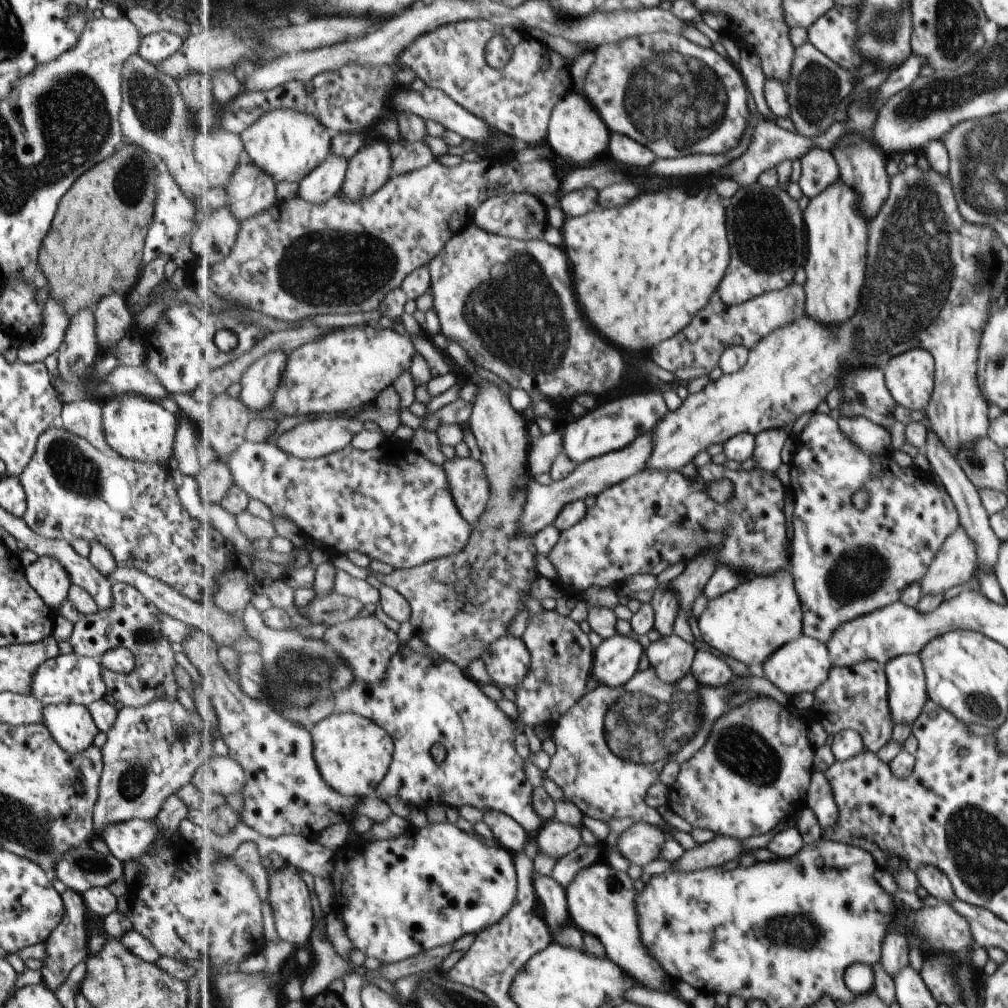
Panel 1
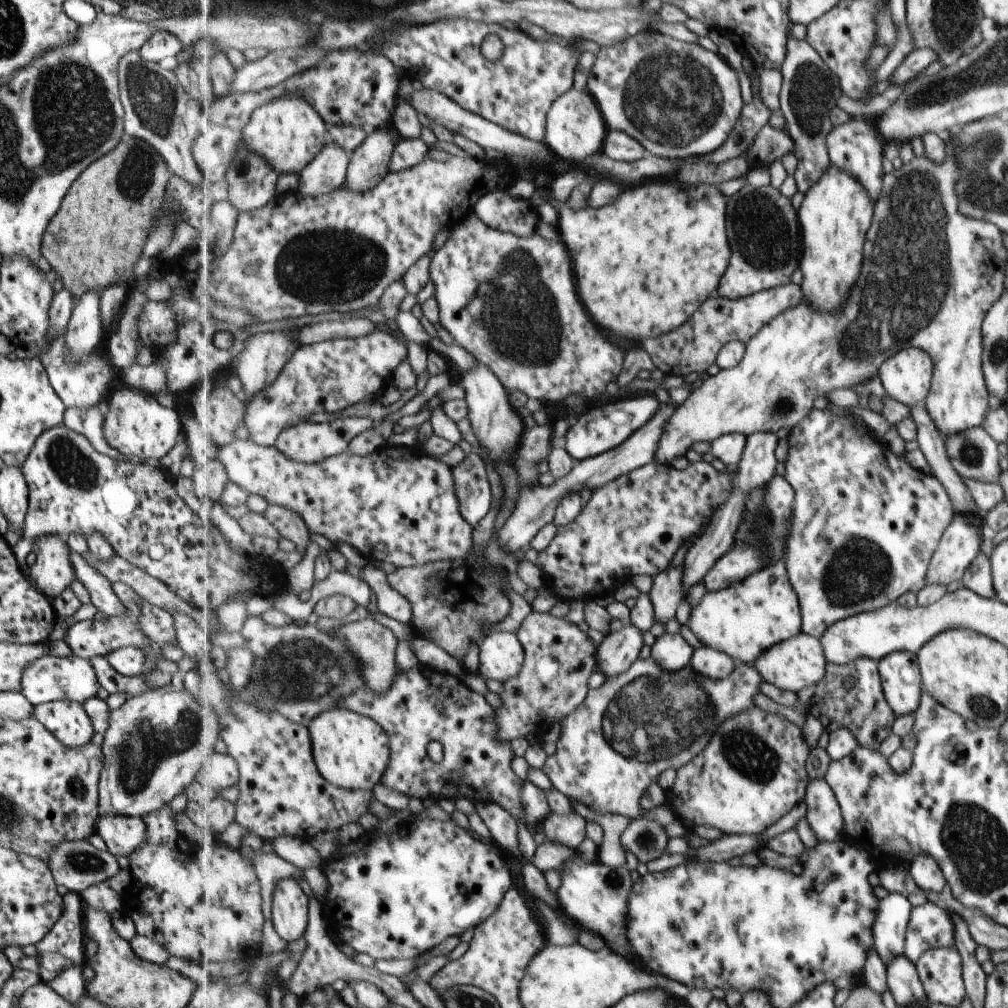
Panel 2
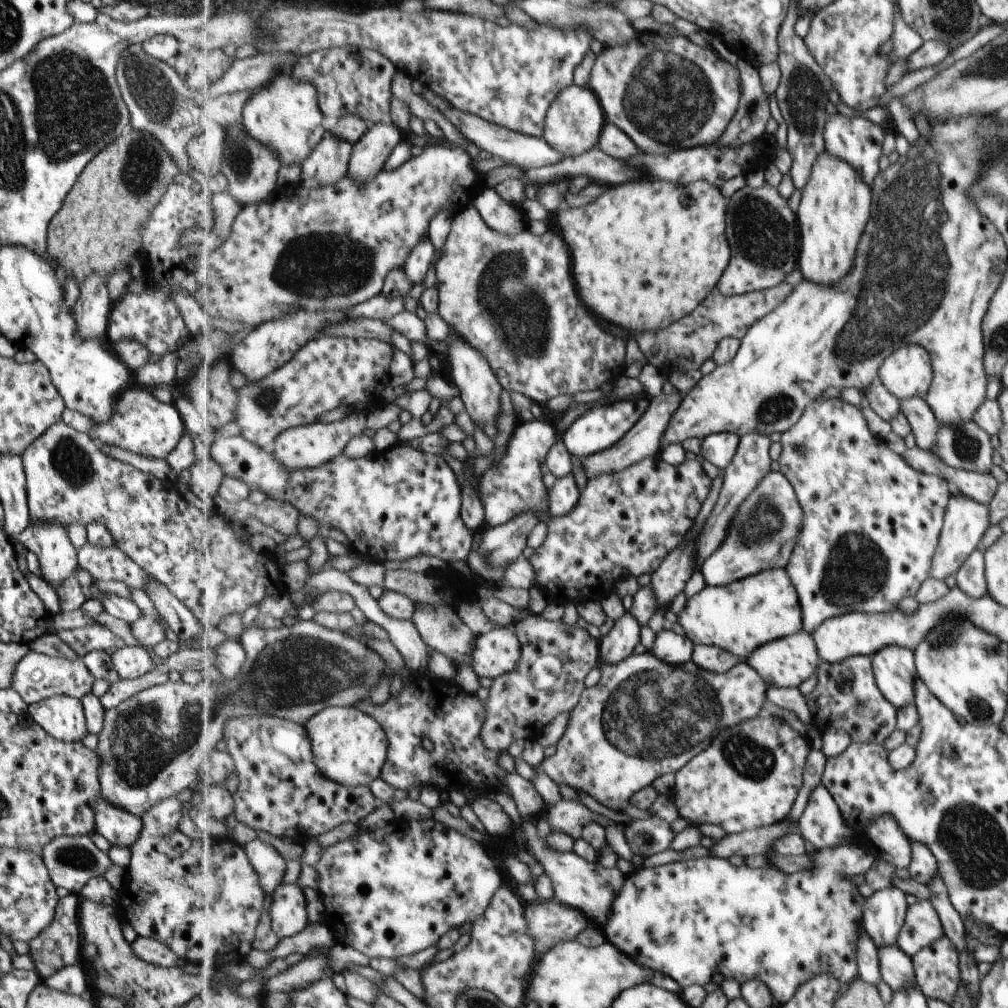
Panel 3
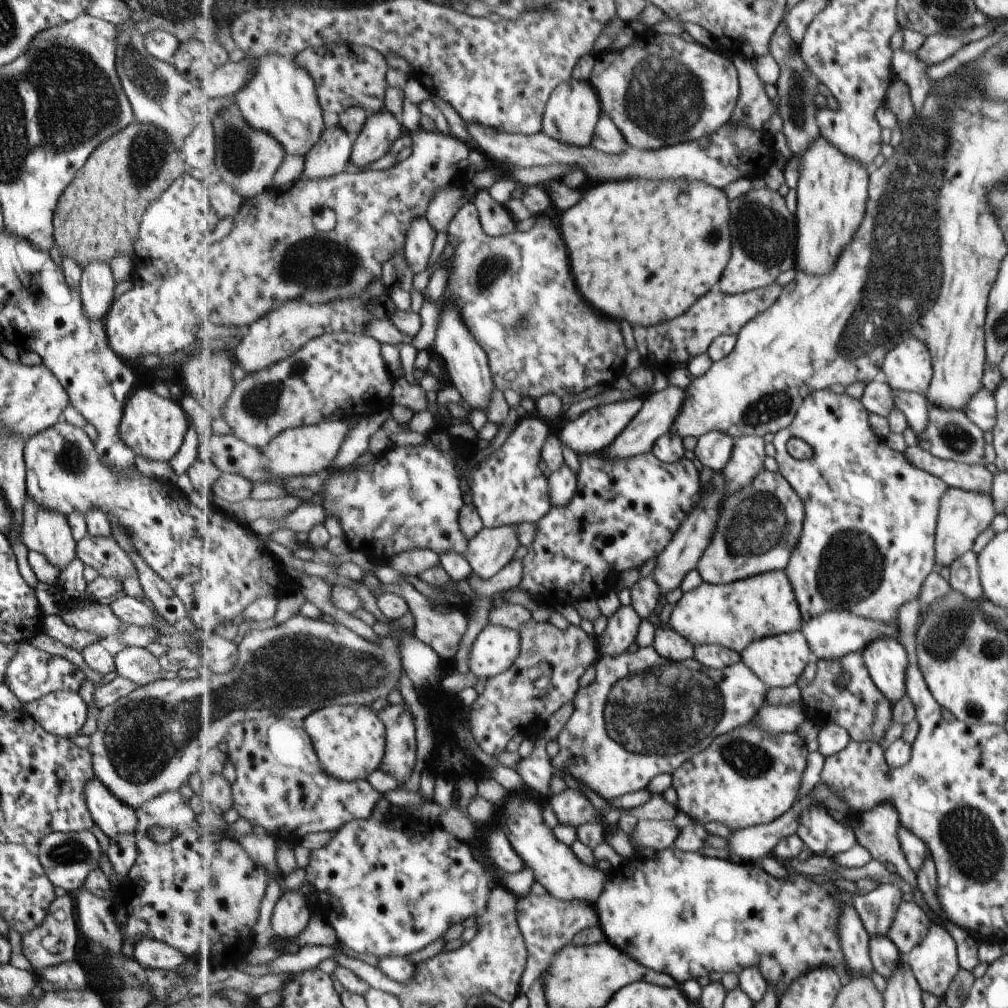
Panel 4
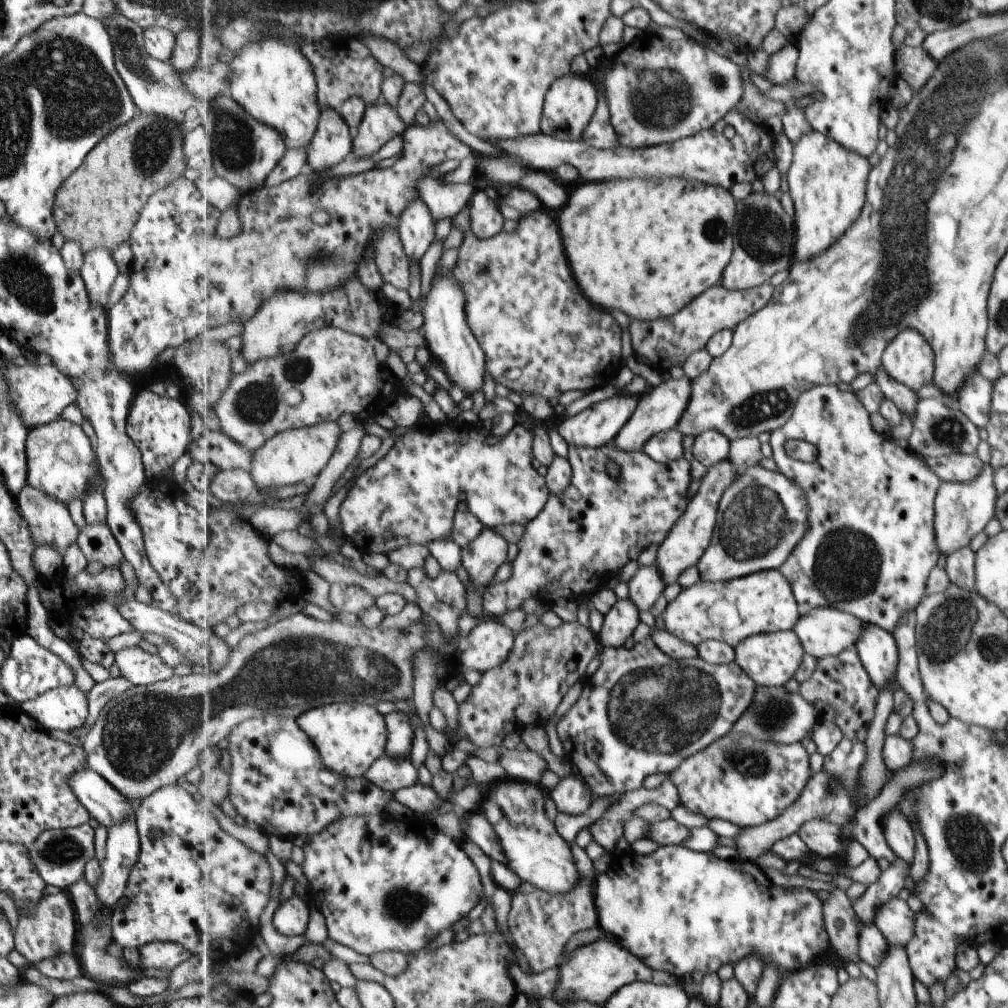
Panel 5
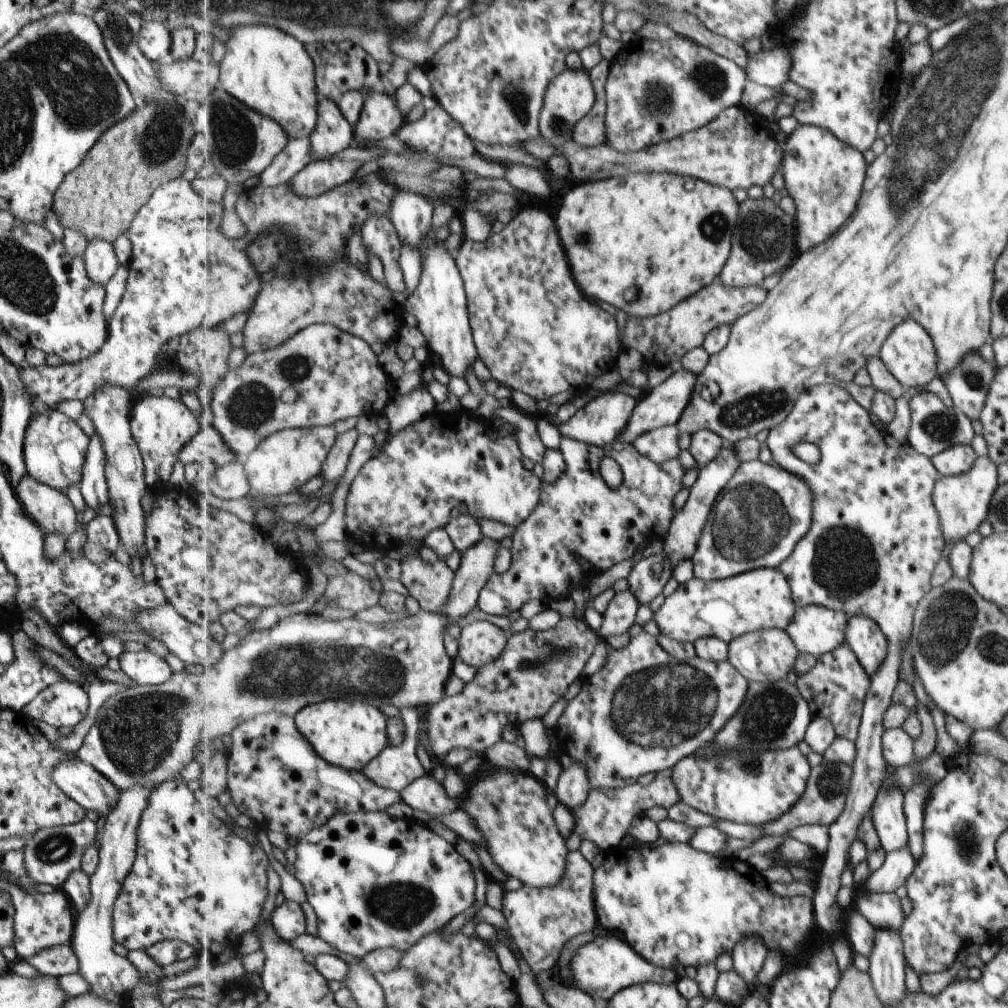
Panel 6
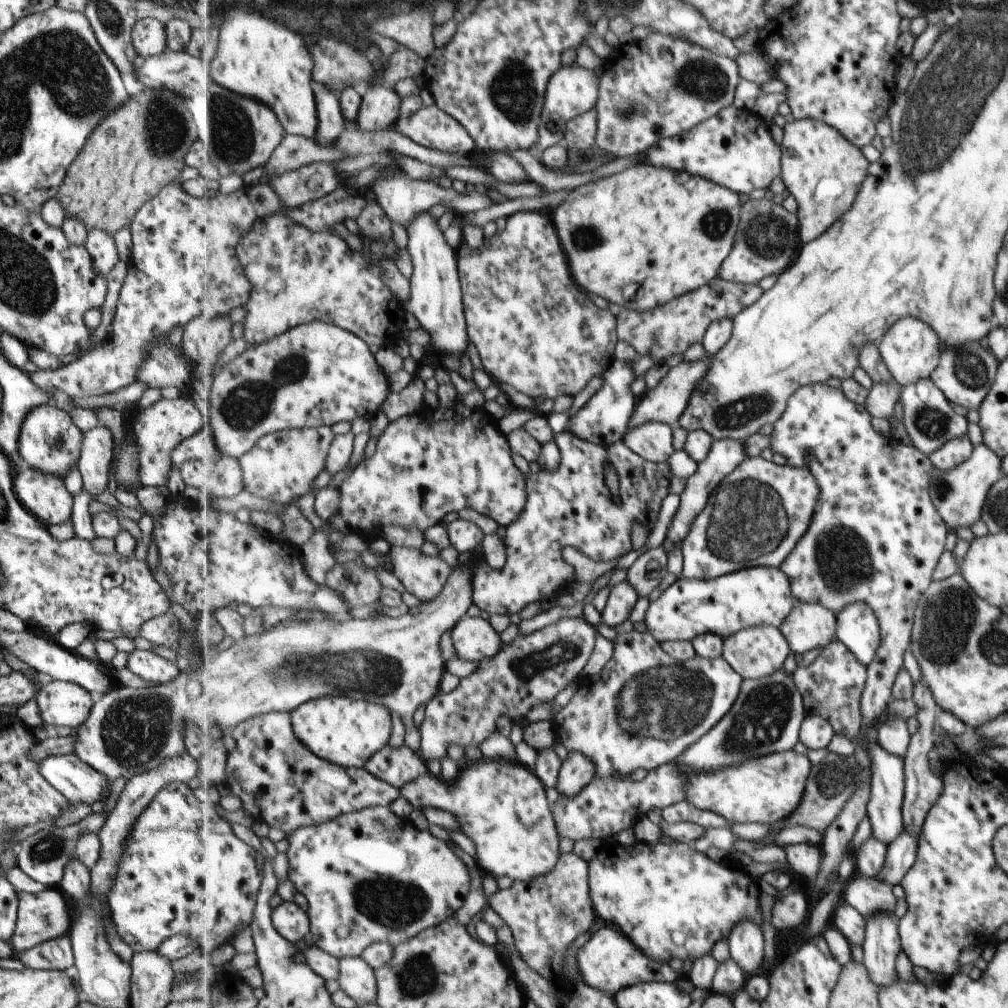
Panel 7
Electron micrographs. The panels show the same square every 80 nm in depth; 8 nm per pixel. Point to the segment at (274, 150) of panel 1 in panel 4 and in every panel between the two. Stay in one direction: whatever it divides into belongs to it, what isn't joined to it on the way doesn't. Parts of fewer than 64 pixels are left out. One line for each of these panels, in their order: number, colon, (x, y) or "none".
2: (289, 133)
3: (285, 116)
4: (281, 98)

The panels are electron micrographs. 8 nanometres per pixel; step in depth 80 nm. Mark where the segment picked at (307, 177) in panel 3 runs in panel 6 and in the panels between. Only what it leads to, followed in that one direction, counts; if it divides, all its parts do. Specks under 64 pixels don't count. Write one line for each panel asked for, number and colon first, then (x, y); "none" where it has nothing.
4: (331, 155)
5: (334, 141)
6: (334, 133)

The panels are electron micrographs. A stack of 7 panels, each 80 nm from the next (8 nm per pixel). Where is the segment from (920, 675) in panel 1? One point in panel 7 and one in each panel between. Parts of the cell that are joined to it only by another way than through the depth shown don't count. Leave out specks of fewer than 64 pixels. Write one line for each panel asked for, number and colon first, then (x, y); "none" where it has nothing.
2: (899, 672)
3: (894, 669)
4: (887, 661)
5: (878, 650)
6: (863, 634)
7: (858, 628)

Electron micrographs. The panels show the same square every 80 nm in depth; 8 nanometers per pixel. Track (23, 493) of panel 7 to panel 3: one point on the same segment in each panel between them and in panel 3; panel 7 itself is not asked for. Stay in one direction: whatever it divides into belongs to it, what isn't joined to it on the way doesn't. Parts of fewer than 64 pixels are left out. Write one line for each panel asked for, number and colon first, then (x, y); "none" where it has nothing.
3: (49, 542)
4: (46, 532)
5: (48, 521)
6: (49, 509)

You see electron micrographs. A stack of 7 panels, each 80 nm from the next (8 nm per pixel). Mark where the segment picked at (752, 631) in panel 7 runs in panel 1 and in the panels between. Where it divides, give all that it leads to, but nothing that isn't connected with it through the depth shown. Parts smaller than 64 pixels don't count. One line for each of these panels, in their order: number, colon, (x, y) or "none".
1: (803, 665)
2: (801, 661)
3: (789, 662)
4: (780, 660)
5: (772, 659)
6: (770, 655)

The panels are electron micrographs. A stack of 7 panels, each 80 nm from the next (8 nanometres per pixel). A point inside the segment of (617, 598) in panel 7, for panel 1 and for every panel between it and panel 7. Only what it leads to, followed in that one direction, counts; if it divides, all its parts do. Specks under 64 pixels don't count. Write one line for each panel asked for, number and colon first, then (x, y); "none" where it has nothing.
1: (617, 660)
2: (619, 651)
3: (617, 646)
4: (624, 625)
5: (620, 623)
6: (622, 613)

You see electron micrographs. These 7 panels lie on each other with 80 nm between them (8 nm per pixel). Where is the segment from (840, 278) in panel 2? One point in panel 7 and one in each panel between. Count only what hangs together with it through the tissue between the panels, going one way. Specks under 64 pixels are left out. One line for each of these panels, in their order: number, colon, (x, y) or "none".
3: (834, 208)
4: (831, 194)
5: (827, 181)
6: (825, 176)
7: (823, 171)

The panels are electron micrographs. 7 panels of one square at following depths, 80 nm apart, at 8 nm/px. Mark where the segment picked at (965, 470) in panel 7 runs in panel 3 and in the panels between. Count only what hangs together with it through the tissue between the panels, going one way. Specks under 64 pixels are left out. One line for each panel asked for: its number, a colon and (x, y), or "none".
3: (967, 521)
4: (963, 515)
5: (963, 509)
6: (963, 499)

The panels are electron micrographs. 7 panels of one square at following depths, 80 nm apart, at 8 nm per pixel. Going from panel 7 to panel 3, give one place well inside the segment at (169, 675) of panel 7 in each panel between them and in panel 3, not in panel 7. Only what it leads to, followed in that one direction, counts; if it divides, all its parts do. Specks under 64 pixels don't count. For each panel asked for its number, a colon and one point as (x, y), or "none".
3: (129, 662)
4: (135, 664)
5: (139, 667)
6: (144, 667)

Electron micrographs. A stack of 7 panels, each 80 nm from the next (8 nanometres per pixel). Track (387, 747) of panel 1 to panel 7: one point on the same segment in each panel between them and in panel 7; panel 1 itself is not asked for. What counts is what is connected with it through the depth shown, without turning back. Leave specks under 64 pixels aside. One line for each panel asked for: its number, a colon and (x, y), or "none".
2: (353, 751)
3: (351, 747)
4: (351, 740)
5: (352, 737)
6: (349, 734)
7: (347, 732)

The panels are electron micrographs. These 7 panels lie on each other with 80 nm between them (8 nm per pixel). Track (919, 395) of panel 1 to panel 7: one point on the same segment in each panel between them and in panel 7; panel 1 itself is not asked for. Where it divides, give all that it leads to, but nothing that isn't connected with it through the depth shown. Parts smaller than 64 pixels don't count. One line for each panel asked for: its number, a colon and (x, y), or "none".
2: (906, 377)
3: (907, 373)
4: (907, 367)
5: (908, 360)
6: (909, 355)
7: (910, 349)

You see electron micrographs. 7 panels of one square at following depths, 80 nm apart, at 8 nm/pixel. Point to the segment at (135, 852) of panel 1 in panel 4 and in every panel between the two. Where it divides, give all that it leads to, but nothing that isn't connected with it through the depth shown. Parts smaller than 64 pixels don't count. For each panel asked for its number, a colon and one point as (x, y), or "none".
2: (122, 835)
3: (121, 829)
4: (113, 818)

